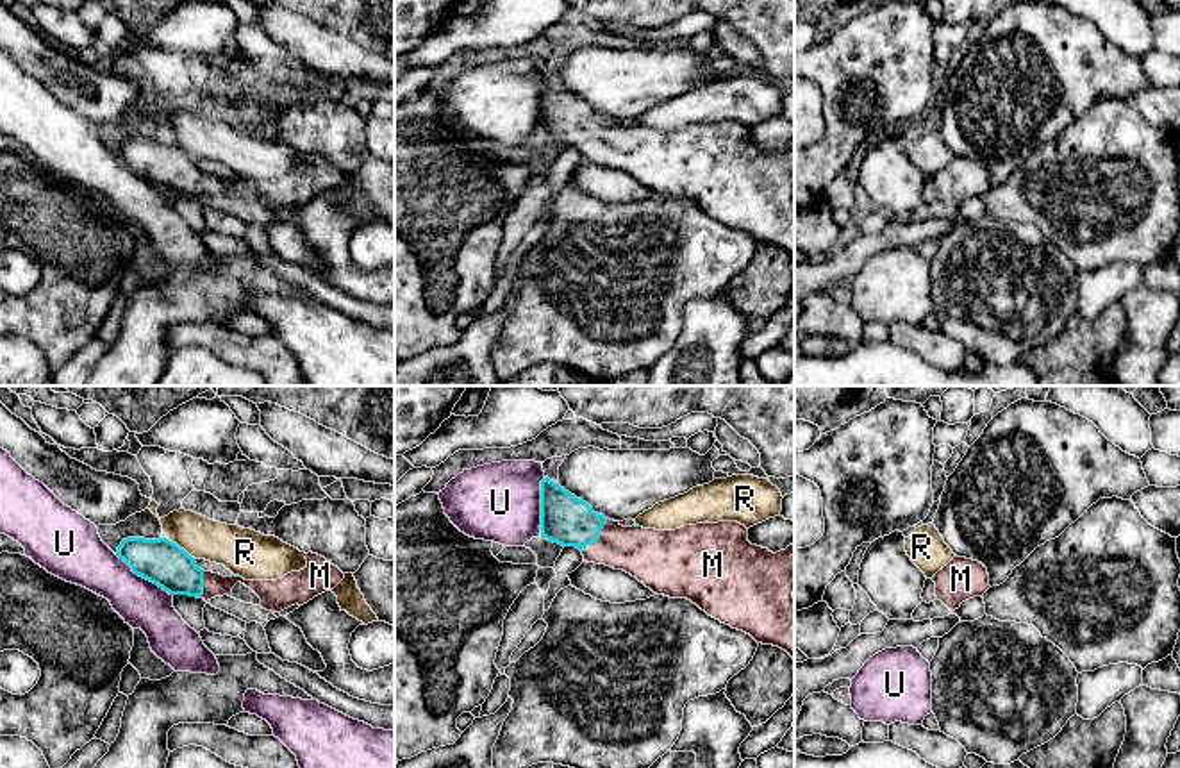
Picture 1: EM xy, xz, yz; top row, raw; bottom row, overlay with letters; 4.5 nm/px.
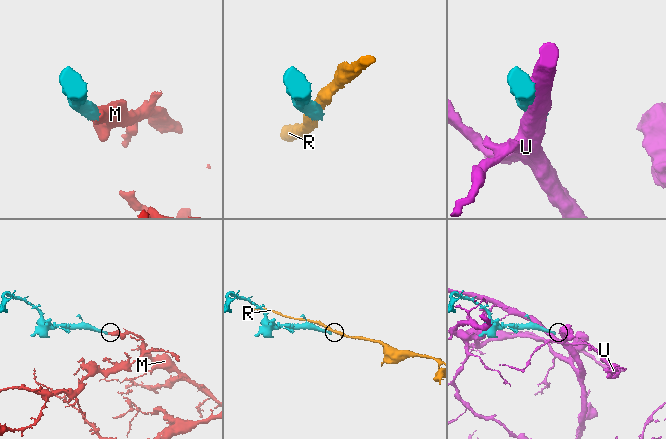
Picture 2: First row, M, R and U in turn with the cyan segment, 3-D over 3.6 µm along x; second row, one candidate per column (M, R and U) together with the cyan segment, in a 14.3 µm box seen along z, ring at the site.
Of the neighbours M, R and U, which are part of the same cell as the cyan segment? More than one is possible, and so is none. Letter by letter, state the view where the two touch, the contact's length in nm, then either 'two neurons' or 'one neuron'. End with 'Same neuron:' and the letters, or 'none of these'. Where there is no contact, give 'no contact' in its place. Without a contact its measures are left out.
M: contact in xz; length 190 nm; one neuron
R: contact in xy; length 160 nm; two neurons
U: contact in xy; length 320 nm; two neurons
Same neuron: M

